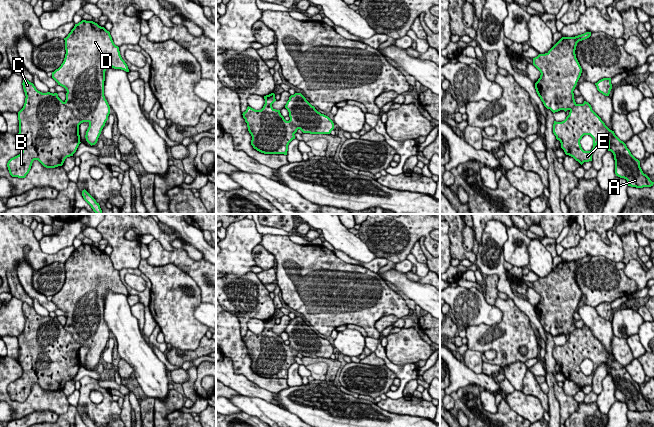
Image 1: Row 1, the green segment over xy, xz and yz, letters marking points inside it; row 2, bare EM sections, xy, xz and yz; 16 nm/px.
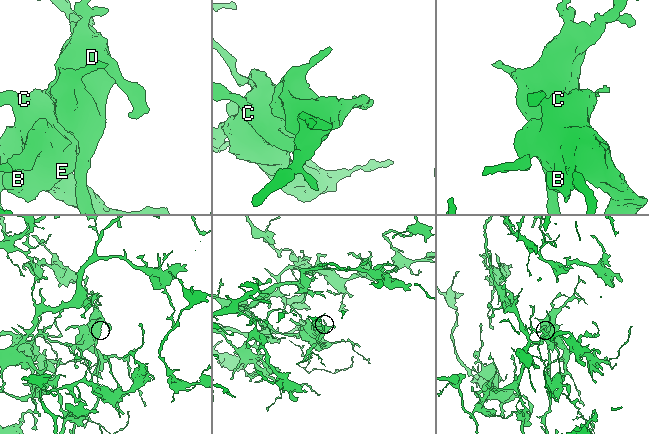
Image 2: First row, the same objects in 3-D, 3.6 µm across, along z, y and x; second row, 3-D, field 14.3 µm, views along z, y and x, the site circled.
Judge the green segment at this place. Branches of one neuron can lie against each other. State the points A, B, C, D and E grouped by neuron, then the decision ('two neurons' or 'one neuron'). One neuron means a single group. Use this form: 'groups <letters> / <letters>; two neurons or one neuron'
groups A B C E / D; two neurons

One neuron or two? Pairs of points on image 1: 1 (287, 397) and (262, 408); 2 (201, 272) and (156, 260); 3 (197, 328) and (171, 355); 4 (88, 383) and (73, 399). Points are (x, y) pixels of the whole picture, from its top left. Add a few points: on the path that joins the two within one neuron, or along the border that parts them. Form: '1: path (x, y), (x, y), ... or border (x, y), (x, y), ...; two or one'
1: border (281, 407), (298, 416); two
2: path (190, 267), (180, 258), (167, 258); one
3: border (200, 339), (199, 345), (191, 350), (172, 346); two
4: border (79, 390), (79, 401), (76, 409); two

